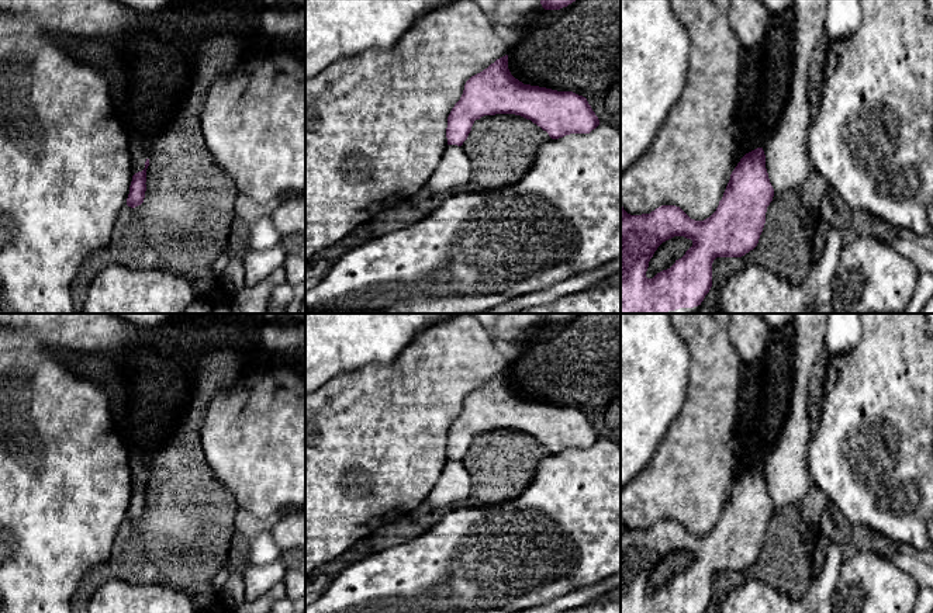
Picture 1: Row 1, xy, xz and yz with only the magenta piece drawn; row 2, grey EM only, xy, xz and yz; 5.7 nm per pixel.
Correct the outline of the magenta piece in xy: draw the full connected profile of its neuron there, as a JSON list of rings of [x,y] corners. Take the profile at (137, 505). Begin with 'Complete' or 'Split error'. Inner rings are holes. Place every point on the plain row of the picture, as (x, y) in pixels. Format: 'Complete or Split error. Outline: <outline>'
Complete. Outline: [[[149,474],[145,477],[145,484],[132,491],[132,496],[129,501],[129,509],[127,513],[127,520],[135,523],[144,517],[145,506],[146,506],[146,484],[149,481]]]

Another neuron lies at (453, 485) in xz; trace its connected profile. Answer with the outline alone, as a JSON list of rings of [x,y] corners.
[[[448,460],[426,502],[439,509],[456,505],[469,496],[471,477],[462,461]]]

